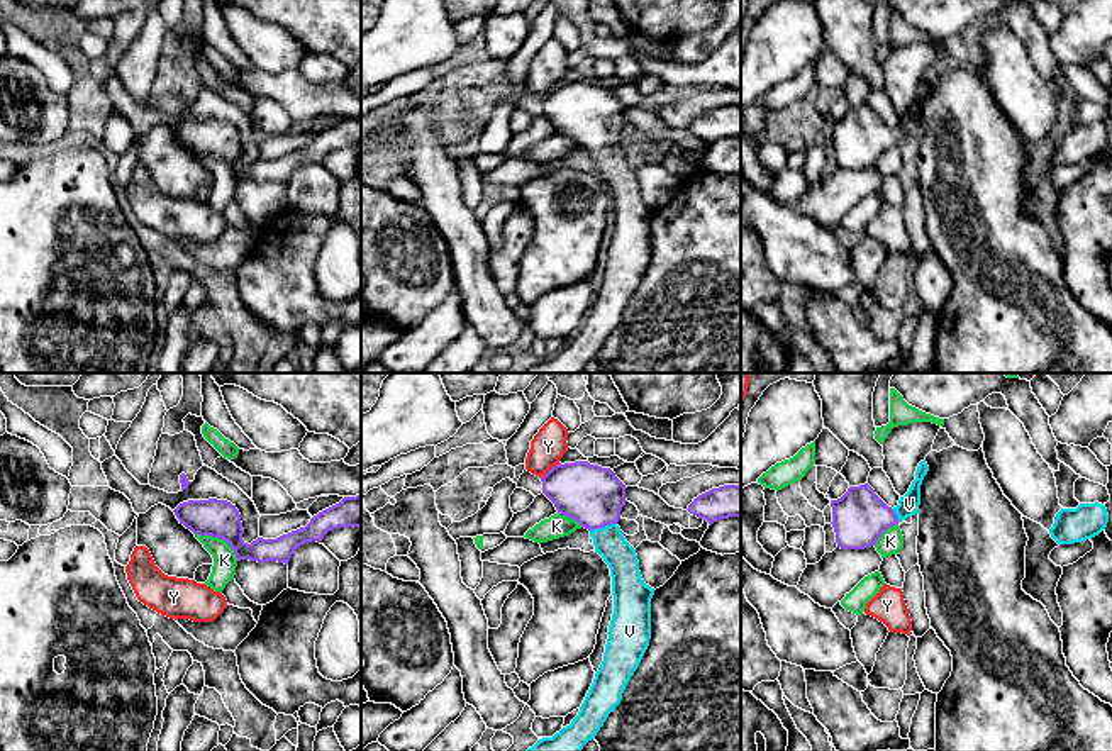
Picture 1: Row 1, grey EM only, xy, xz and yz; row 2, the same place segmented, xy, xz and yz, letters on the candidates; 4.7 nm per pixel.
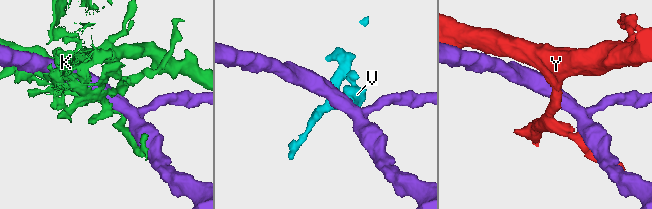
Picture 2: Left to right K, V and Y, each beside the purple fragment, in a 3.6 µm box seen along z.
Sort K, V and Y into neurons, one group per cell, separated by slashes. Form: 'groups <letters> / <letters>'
groups K / V / Y

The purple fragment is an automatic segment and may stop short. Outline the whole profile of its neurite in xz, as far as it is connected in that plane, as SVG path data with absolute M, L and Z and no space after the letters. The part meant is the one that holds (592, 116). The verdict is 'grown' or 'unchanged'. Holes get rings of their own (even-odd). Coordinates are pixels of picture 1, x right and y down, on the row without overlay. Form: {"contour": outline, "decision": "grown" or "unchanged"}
{"contour": "M588 81L558 83L542 98L542 114L558 134L590 151L595 173L610 188L614 234L609 246L603 281L570 346L553 358L539 359L525 373L581 373L595 359L609 334L637 290L651 259L651 219L654 209L644 203L636 170L617 146L626 125L626 105L610 88Z", "decision": "grown"}

